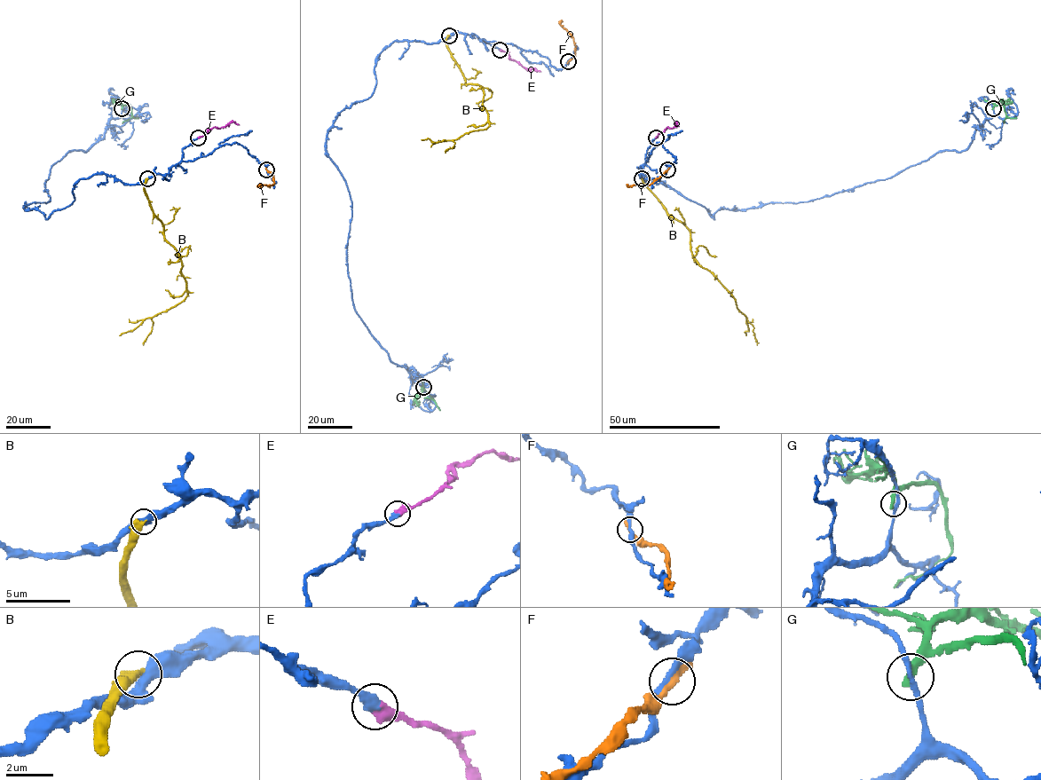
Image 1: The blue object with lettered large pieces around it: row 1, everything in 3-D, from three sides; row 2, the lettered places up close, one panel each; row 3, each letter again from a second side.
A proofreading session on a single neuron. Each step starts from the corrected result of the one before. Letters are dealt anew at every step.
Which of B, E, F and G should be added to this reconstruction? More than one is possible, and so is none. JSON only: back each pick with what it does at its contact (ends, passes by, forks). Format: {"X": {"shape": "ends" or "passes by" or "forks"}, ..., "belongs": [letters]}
{"E": {"shape": "ends"}, "belongs": ["E"]}

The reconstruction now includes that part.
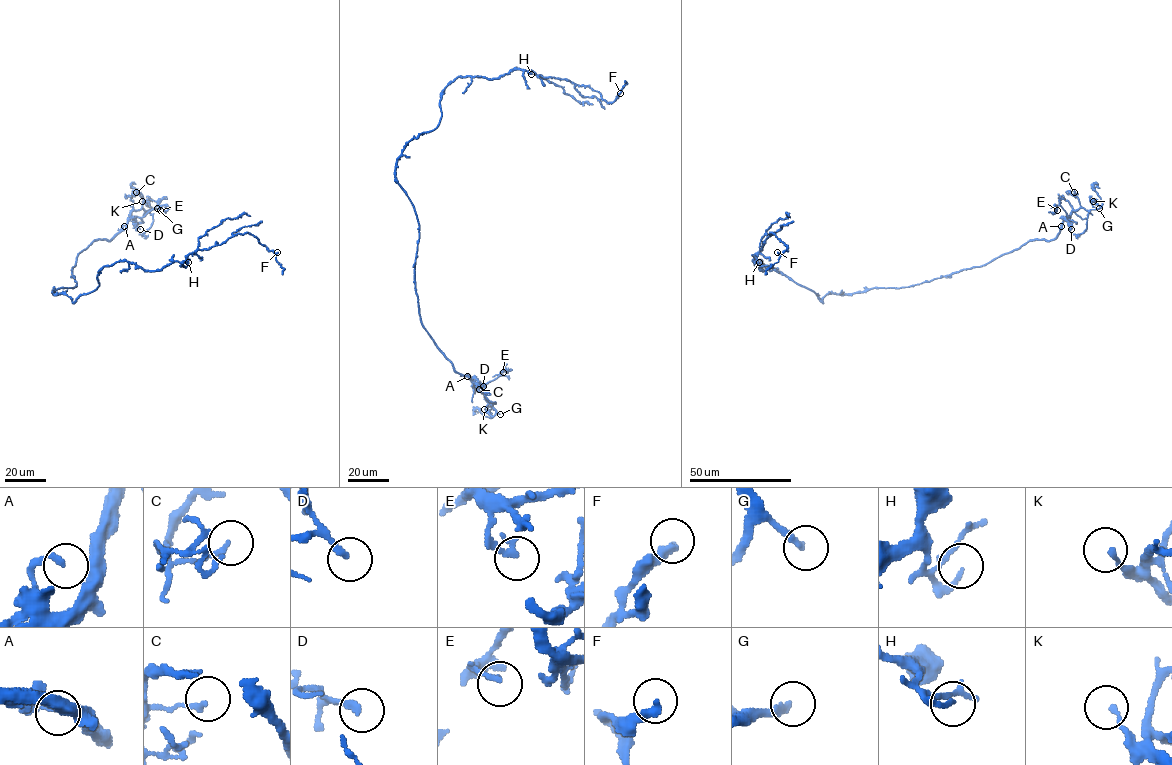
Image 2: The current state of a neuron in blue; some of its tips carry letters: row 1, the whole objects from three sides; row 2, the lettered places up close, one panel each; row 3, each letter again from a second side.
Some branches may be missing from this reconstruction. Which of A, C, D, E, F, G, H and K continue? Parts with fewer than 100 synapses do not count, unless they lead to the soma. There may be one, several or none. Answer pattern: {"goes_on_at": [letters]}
{"goes_on_at": ["G"]}

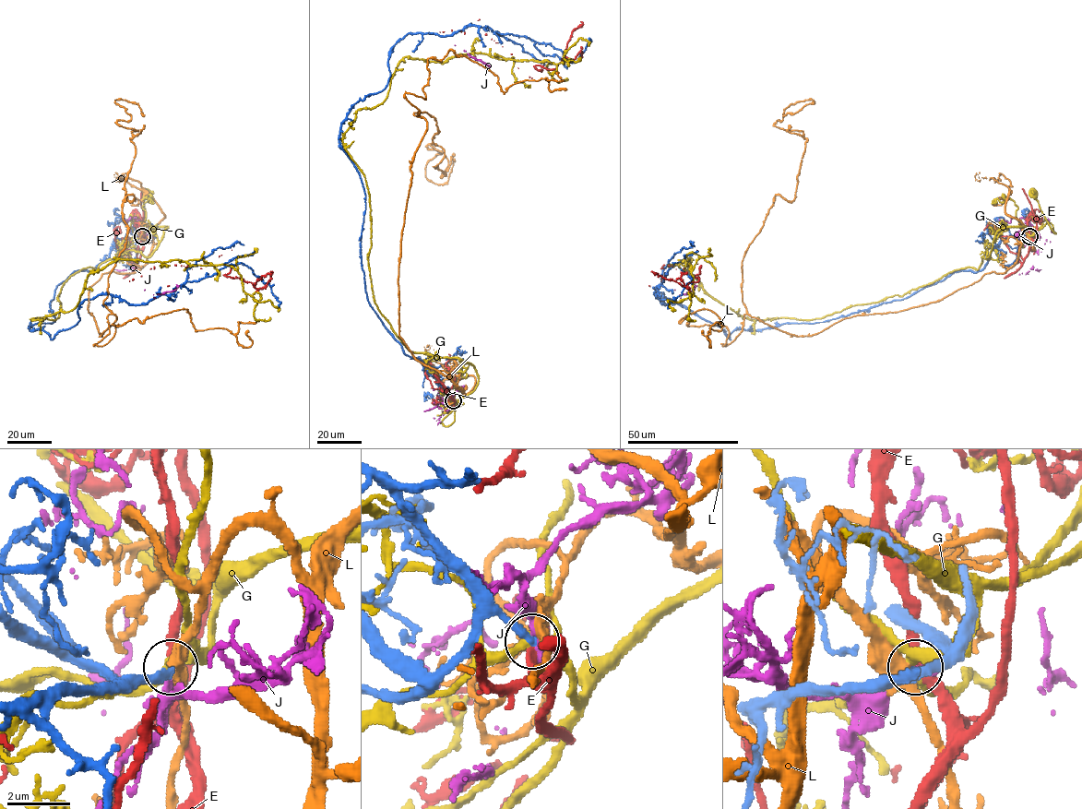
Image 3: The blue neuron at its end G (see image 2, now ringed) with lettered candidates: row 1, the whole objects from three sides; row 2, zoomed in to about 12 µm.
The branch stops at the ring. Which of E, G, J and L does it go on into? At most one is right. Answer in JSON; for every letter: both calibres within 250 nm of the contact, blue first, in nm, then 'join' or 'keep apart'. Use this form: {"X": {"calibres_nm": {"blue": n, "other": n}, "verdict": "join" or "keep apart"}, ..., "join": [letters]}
{"E": {"calibres_nm": {"blue": 260, "other": 300}, "verdict": "keep apart"}, "G": {"calibres_nm": {"blue": 280, "other": 240}, "verdict": "keep apart"}, "J": {"calibres_nm": {"blue": 260, "other": 320}, "verdict": "keep apart"}, "L": {"calibres_nm": {"blue": 260, "other": 420}, "verdict": "keep apart"}, "join": []}

